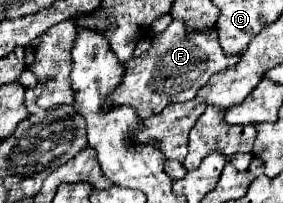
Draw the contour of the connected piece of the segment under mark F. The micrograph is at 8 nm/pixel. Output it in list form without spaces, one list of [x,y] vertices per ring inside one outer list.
[[[172,21],[166,31],[152,39],[150,49],[142,57],[134,57],[124,63],[126,75],[122,85],[110,93],[108,105],[130,105],[142,119],[162,113],[162,109],[170,103],[182,103],[196,97],[198,89],[206,85],[206,81],[240,61],[240,55],[224,57],[222,47],[218,45],[218,33],[208,29],[206,33],[190,33],[182,21]]]

